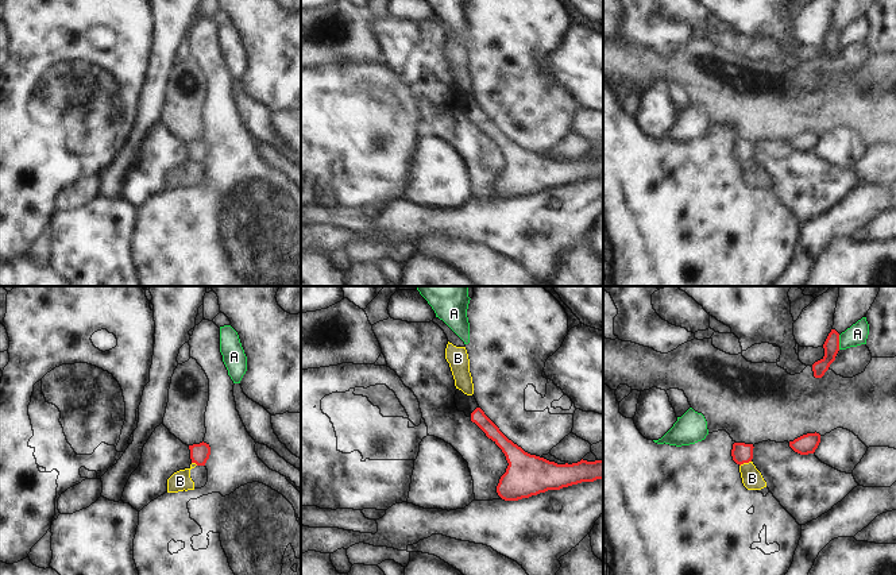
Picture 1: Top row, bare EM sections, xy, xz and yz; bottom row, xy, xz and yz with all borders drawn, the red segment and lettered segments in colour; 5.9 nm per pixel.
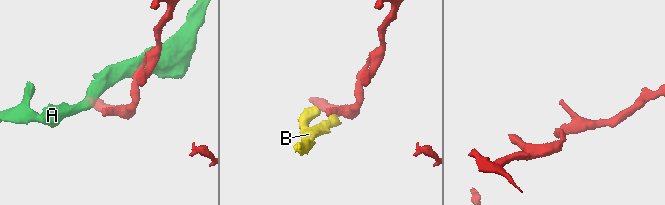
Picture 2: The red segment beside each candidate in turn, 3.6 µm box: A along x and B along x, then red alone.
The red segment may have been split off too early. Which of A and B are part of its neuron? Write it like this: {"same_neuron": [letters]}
{"same_neuron": []}

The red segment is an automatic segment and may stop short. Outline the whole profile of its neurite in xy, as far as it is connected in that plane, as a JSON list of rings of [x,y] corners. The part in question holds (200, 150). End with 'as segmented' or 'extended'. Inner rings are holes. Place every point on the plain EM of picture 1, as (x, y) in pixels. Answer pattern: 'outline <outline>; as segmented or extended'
outline [[[202,139],[200,142],[189,143],[189,147],[190,147],[192,161],[196,161],[197,163],[205,163],[211,153],[209,142]]]; as segmented

